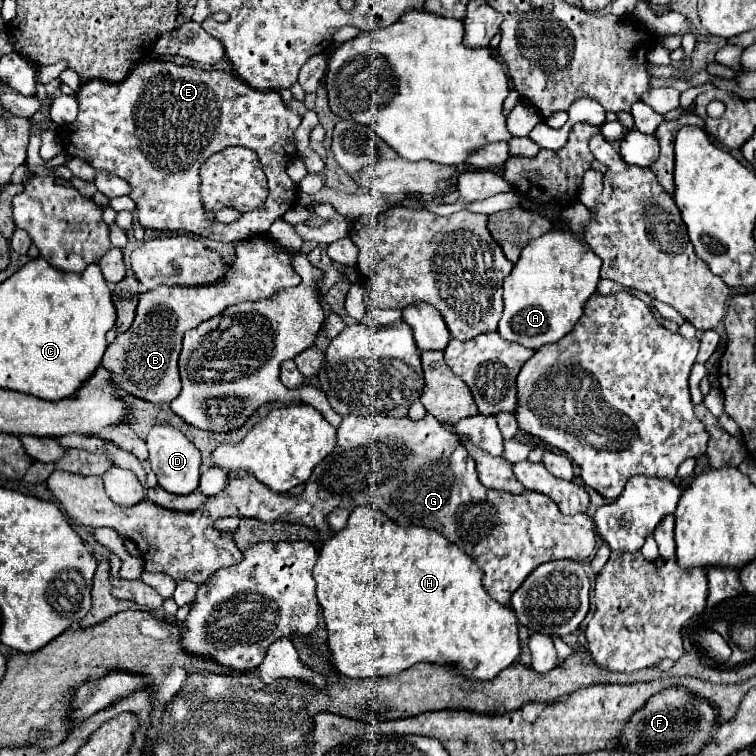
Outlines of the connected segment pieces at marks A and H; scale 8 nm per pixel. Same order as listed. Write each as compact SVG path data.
M552 229L530 241L522 249L512 273L504 279L504 313L498 325L500 335L532 351L546 343L560 341L582 317L584 305L596 291L598 279L600 257L572 231Z
M372 507L354 509L346 529L320 547L314 581L328 629L328 649L344 677L388 677L424 661L454 667L466 679L492 681L522 653L514 611L484 591L482 571L470 555L434 529L400 527Z

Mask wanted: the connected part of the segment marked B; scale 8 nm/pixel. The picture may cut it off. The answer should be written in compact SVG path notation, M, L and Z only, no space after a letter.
M252 237L238 241L236 245L236 261L232 263L224 281L206 287L160 285L140 295L136 319L126 333L118 335L108 345L102 359L102 367L110 371L110 381L114 379L116 387L150 403L170 403L182 389L178 355L182 349L184 331L198 327L202 321L214 317L230 305L240 301L258 301L300 283L300 275L294 273L290 265L290 253L276 247L272 241Z

